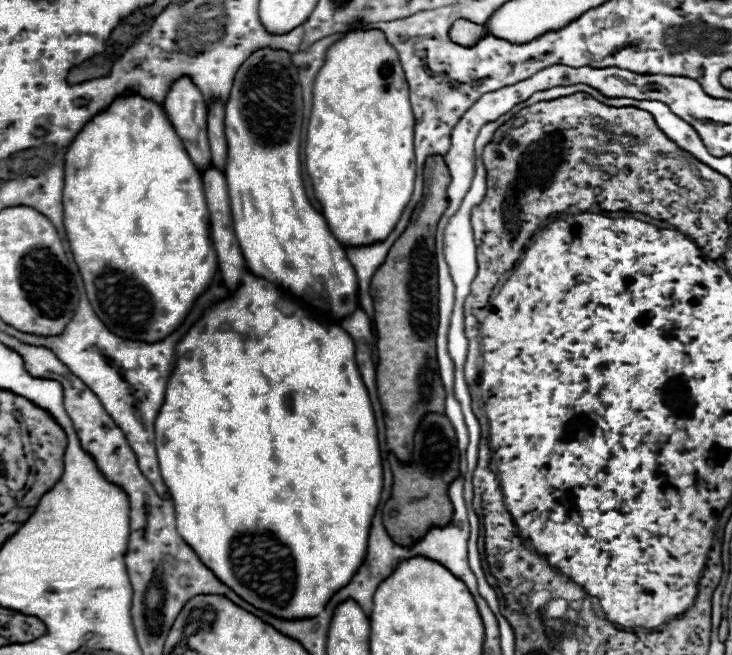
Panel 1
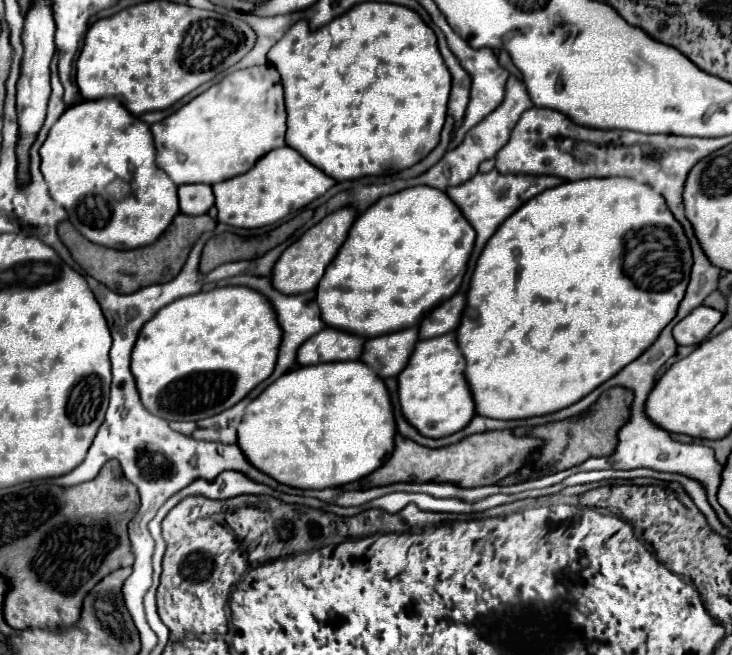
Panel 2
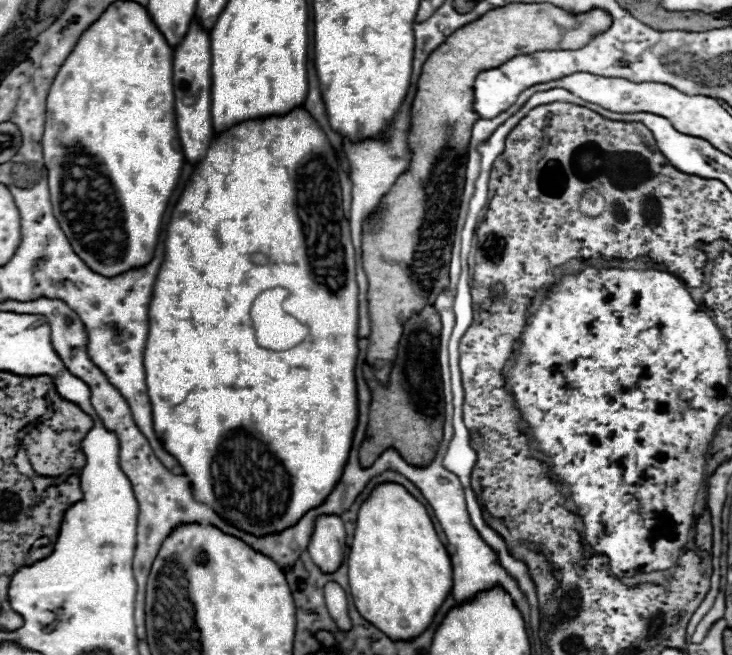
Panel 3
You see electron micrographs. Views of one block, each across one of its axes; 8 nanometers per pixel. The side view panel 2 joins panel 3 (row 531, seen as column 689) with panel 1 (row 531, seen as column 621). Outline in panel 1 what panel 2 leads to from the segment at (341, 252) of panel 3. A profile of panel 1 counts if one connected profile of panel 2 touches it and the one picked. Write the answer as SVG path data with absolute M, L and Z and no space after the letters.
M246 272L242 278L242 286L238 288L238 292L234 296L228 296L224 302L216 304L212 310L208 310L202 320L198 320L190 332L178 342L176 346L176 368L170 376L168 388L166 388L166 398L164 404L160 408L160 414L156 416L156 424L154 424L154 434L156 434L156 454L158 454L158 464L160 464L160 472L162 478L170 490L170 496L174 500L174 510L176 510L176 530L178 534L184 538L184 542L188 542L188 546L192 546L192 550L196 552L196 556L200 556L200 560L204 562L204 566L208 566L212 570L212 574L216 574L216 578L220 578L222 584L226 584L228 588L232 588L242 600L246 600L248 604L252 604L258 610L264 610L276 618L316 618L324 606L328 604L328 600L332 598L332 594L336 590L342 590L356 574L356 570L364 564L366 558L366 548L368 548L368 536L370 536L370 528L372 528L372 518L376 514L376 508L380 504L380 496L382 496L382 456L380 456L380 444L378 444L378 430L376 430L376 420L374 420L374 410L368 398L368 390L362 382L362 376L358 372L356 360L354 360L354 342L352 338L342 330L340 324L336 322L328 322L328 320L316 320L312 318L306 310L296 310L292 316L286 316L282 310L278 310L276 306L276 290L264 286L252 272Z

